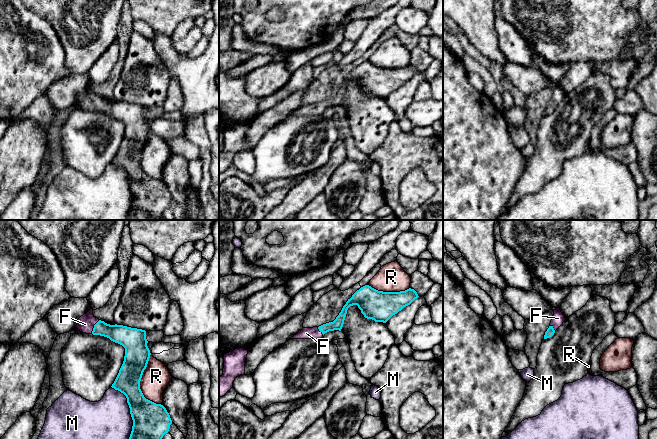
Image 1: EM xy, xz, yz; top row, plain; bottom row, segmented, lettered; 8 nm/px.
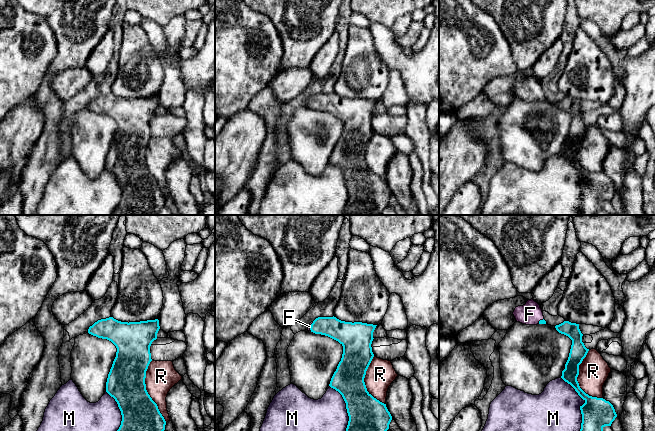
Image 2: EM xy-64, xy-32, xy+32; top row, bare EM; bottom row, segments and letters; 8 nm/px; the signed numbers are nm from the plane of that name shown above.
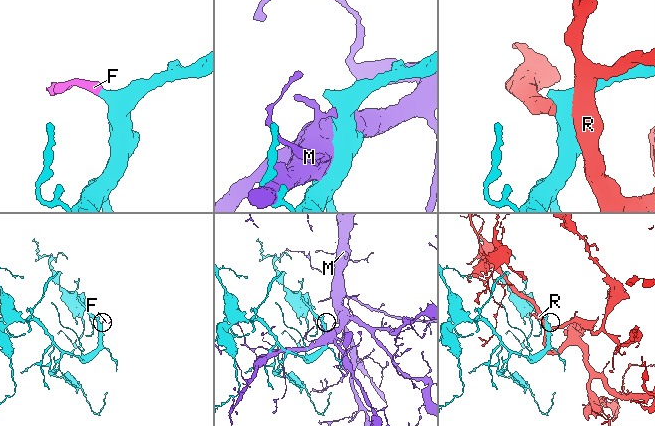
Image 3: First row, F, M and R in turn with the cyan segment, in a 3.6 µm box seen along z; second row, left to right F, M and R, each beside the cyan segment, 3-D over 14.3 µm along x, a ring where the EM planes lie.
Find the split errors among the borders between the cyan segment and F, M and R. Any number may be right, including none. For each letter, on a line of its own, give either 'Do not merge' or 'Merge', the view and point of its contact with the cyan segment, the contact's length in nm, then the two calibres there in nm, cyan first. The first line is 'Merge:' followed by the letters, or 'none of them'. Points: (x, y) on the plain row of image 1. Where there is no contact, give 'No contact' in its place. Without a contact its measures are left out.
Merge: F
F: Merge. Touches cyan at xy (94, 103). Shared border 130 nm. Thickness 160 nm (cyan) against 140 nm
M: Do not merge. Touches cyan at xy (130, 189). Shared border 480 nm. Thickness 300 nm (cyan) against 440 nm
R: Do not merge. Touches cyan at xy (139, 160). Shared border 420 nm. Thickness 220 nm (cyan) against 220 nm

